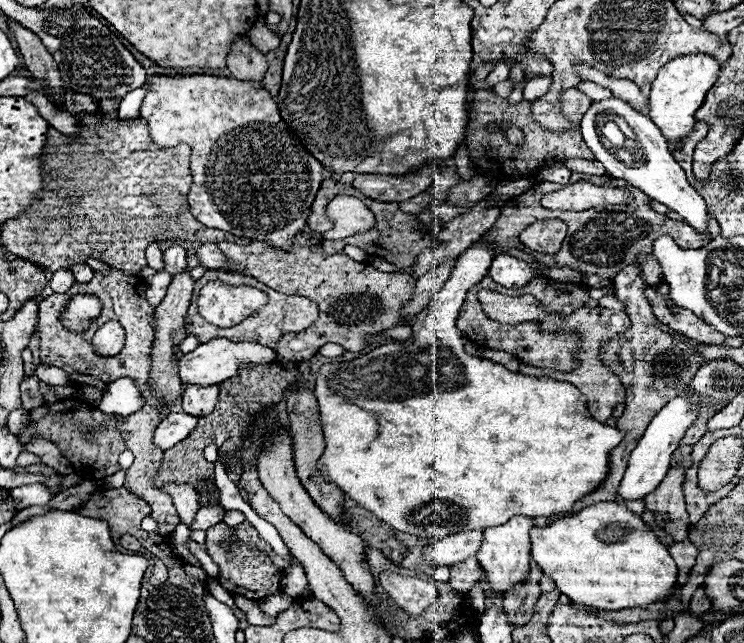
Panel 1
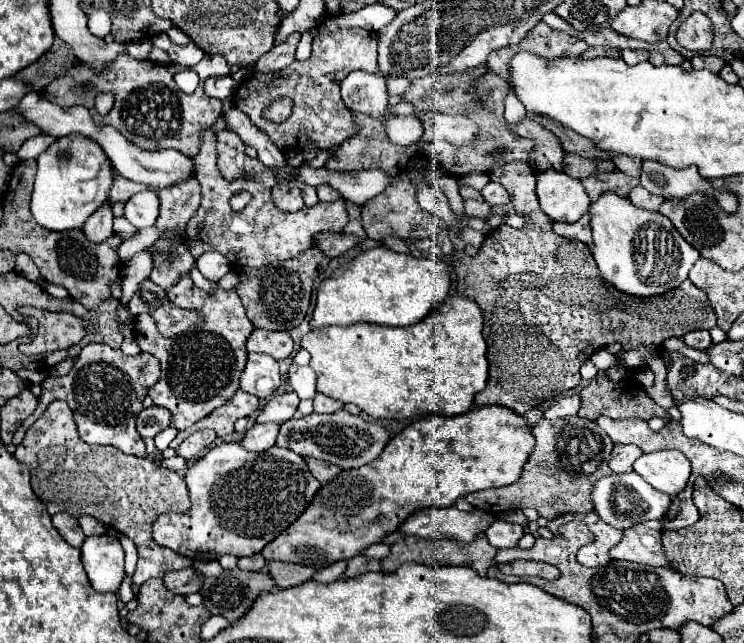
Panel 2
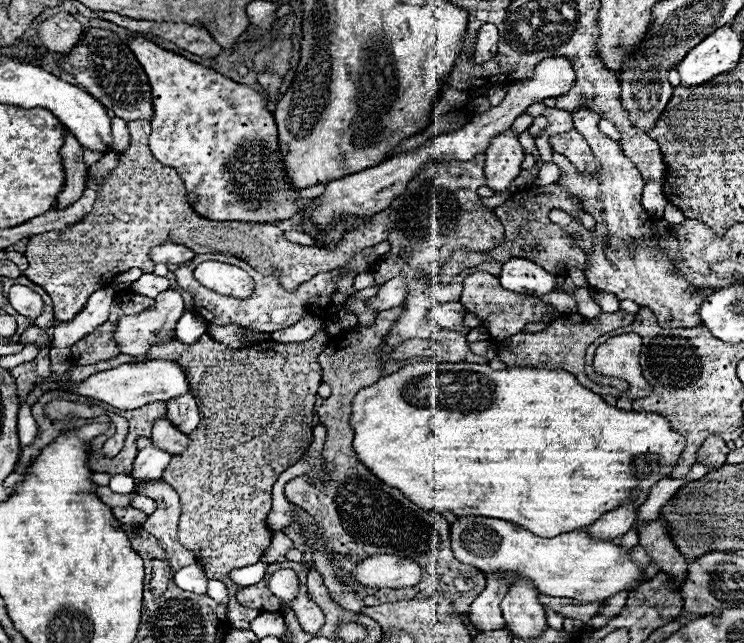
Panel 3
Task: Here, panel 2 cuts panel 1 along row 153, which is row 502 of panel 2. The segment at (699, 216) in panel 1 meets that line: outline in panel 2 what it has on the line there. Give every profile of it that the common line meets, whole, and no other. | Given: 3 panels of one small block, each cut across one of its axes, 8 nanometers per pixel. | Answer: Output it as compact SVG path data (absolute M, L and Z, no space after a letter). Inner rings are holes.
M632 470L626 474L612 474L612 476L606 476L598 482L594 482L592 502L594 502L594 512L598 514L598 518L602 518L606 524L610 524L618 530L626 530L626 528L642 524L646 520L662 518L668 512L670 496L654 490L650 484L644 482L642 476L638 476Z

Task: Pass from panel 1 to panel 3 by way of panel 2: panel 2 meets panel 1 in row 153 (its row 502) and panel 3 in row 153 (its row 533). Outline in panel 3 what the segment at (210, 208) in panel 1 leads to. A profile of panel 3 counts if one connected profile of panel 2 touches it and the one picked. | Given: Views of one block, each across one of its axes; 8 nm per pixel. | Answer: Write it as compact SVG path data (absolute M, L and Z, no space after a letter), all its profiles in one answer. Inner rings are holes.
M144 38L130 42L130 48L146 70L152 86L154 116L150 120L152 132L148 136L150 150L162 164L174 168L182 176L188 188L188 202L196 214L216 222L236 220L276 224L290 220L300 212L300 200L296 198L298 190L292 188L288 174L284 172L274 114L266 110L264 94L256 92L252 86L238 84L212 68L204 68L174 52L162 50Z

